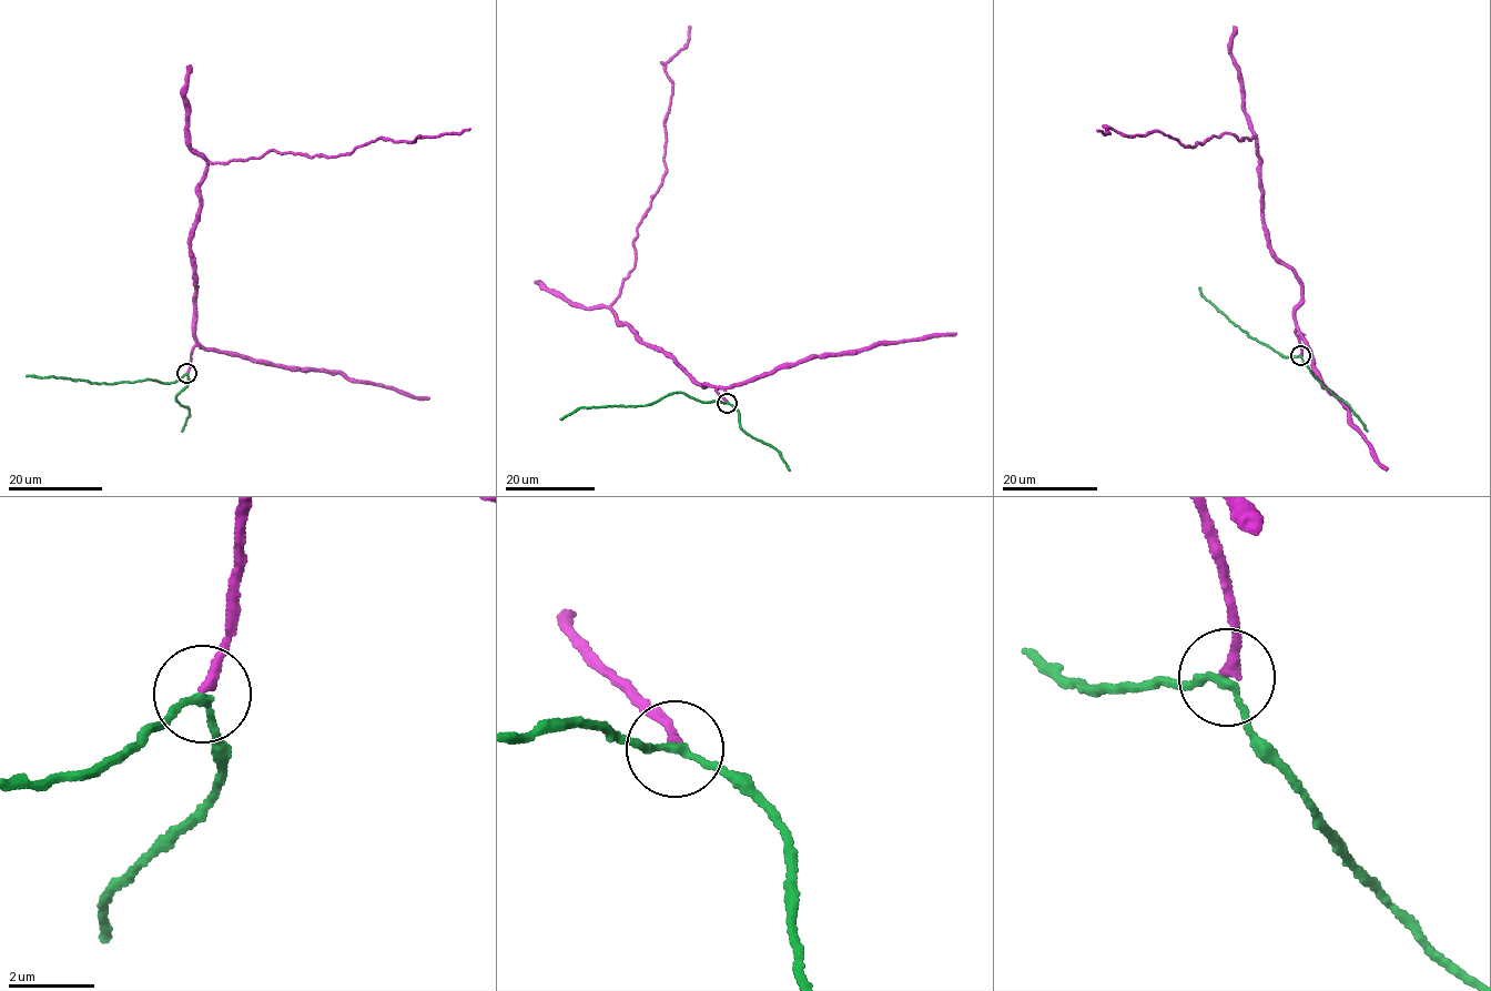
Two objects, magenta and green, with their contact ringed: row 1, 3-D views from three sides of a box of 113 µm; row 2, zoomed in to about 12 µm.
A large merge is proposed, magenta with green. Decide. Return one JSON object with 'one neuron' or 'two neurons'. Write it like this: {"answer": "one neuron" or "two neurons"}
{"answer": "one neuron"}

